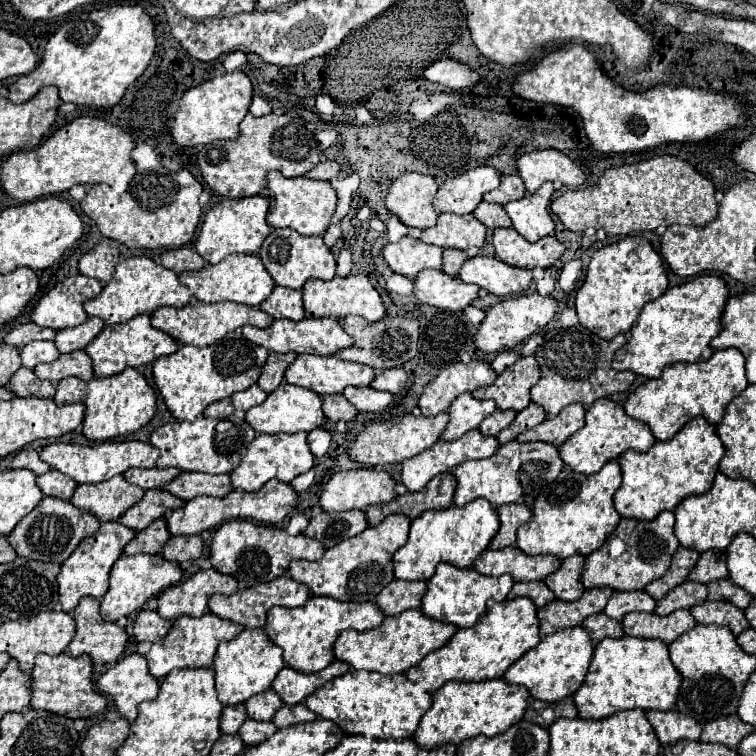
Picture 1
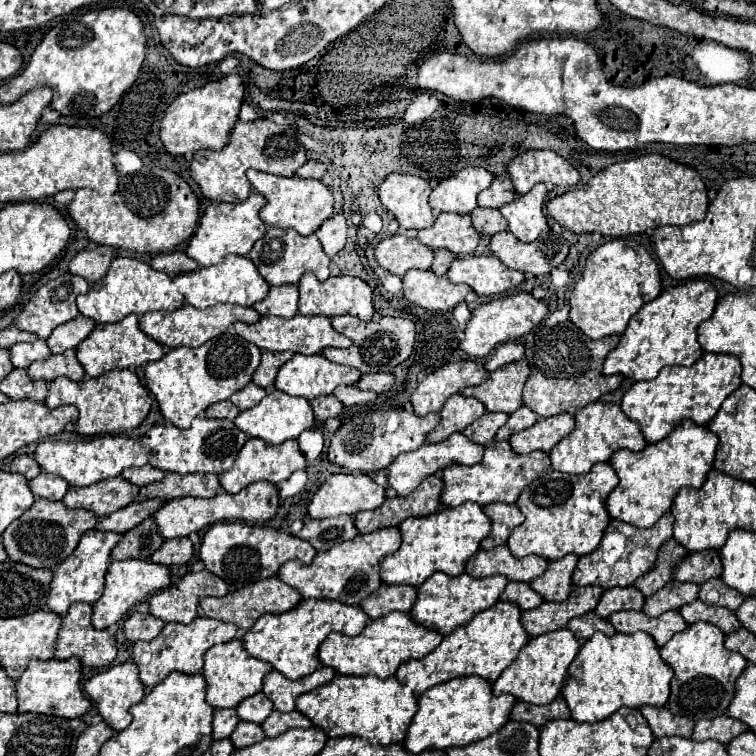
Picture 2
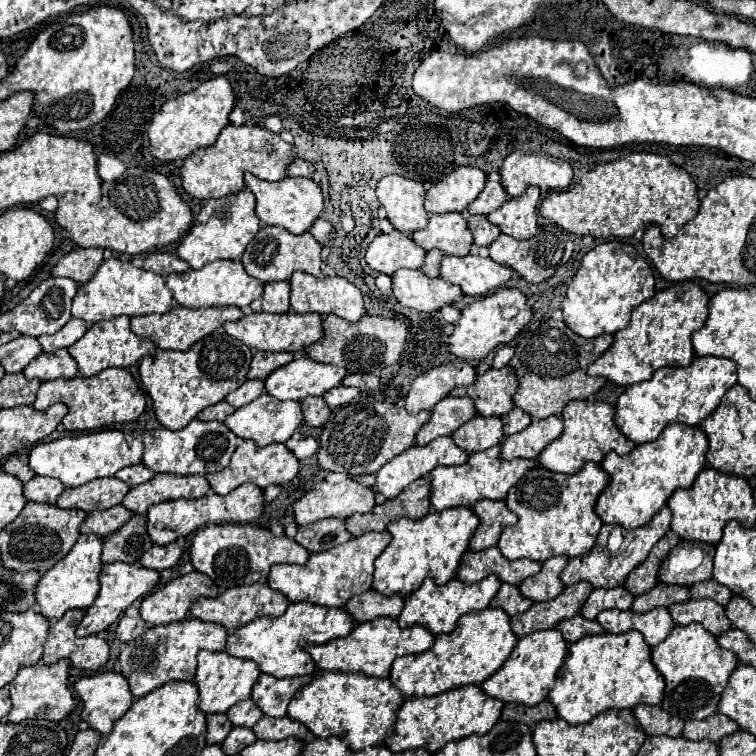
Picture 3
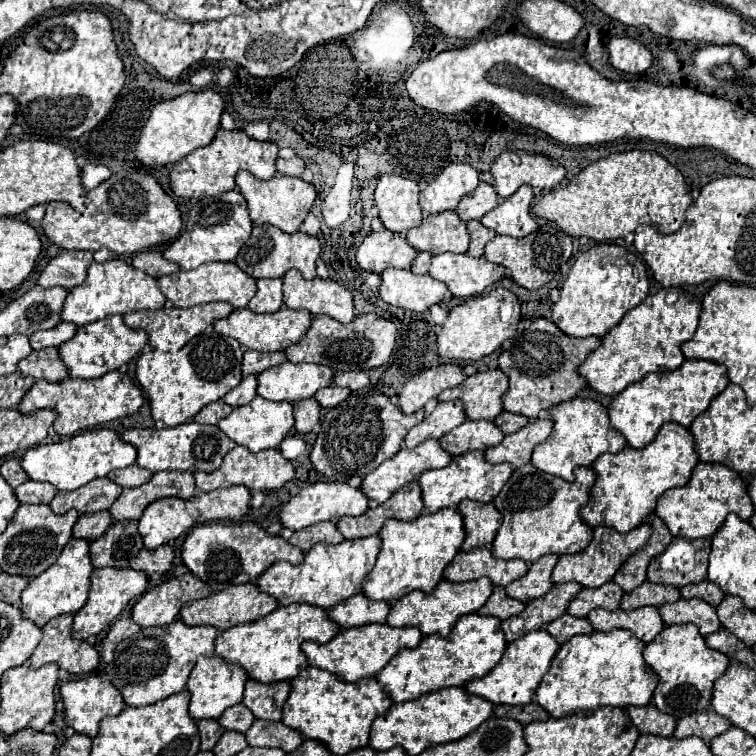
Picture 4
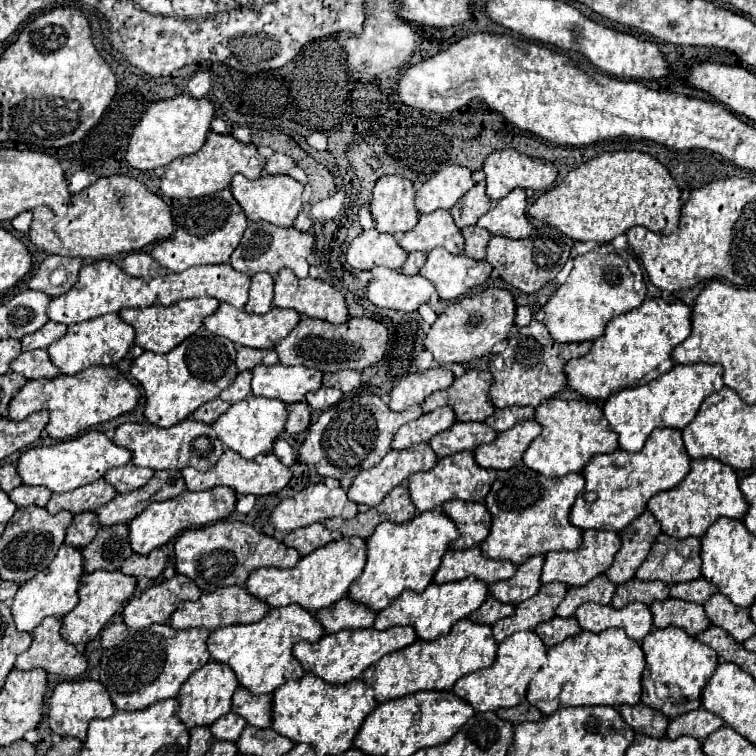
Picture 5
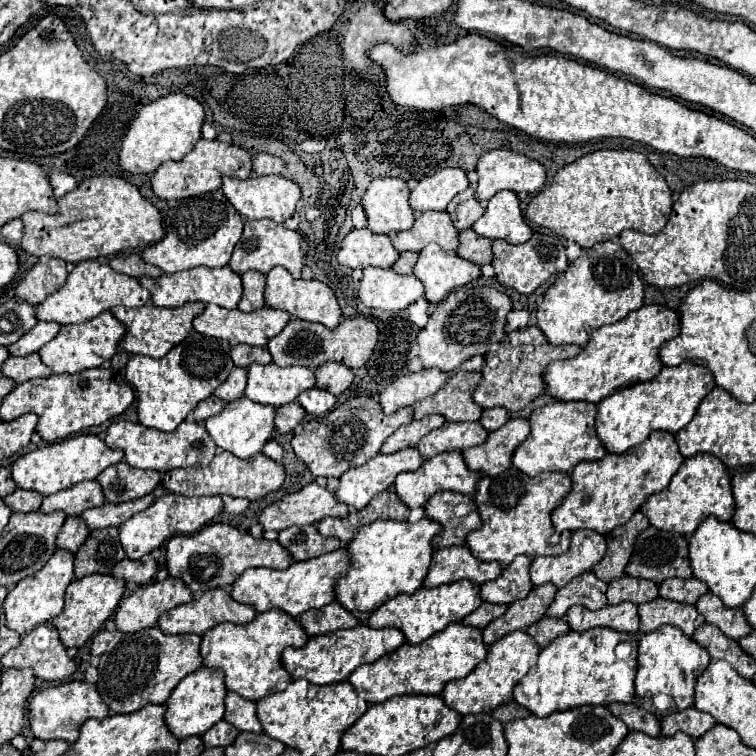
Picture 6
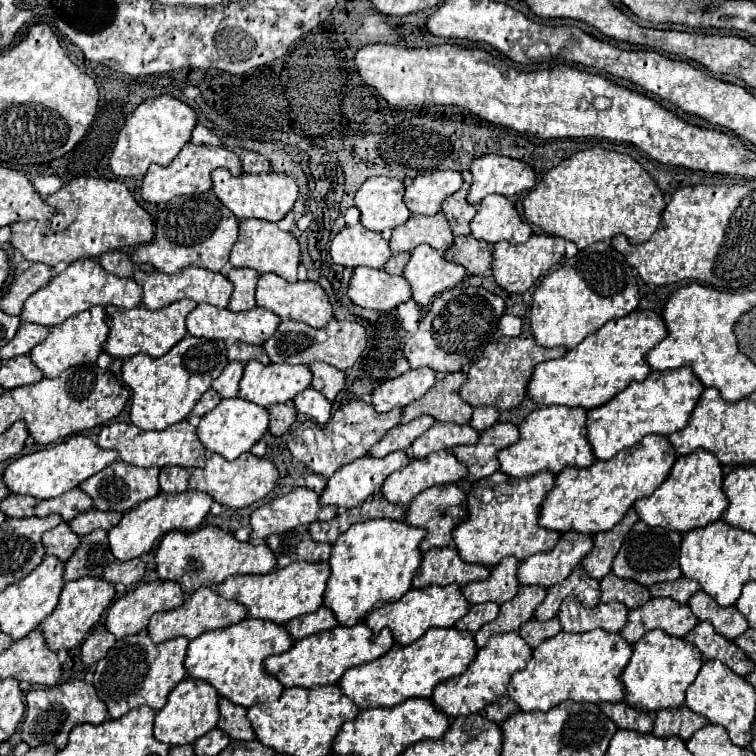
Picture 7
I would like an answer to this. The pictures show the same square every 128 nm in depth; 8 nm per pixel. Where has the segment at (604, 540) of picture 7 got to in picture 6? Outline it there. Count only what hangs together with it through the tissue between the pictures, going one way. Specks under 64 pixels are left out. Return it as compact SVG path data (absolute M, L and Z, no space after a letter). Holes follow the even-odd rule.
M636 512L632 516L632 520L628 520L624 526L614 528L606 540L608 540L608 552L606 556L592 568L592 572L604 580L604 582L612 582L620 576L624 576L624 568L628 566L628 560L634 552L634 542L638 532L644 532L644 528L648 528L650 522L642 512Z

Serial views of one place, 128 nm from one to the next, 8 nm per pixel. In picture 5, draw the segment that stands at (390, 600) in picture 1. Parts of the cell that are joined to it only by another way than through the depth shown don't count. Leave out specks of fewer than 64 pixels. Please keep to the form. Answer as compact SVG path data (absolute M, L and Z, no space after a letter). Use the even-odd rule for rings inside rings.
M342 598L336 604L332 604L330 608L322 608L316 612L316 618L320 620L320 624L324 626L324 630L328 634L346 630L346 628L368 628L374 626L376 620L374 610L370 610L368 606L354 602L352 598Z

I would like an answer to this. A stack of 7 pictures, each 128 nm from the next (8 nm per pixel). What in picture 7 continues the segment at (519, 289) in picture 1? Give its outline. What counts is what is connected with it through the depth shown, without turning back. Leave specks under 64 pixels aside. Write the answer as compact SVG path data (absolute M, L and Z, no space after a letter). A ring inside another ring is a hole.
M420 244L404 268L404 278L412 286L412 298L420 306L428 306L440 292L460 284L466 272L450 260L444 260L444 254L432 250L430 244Z

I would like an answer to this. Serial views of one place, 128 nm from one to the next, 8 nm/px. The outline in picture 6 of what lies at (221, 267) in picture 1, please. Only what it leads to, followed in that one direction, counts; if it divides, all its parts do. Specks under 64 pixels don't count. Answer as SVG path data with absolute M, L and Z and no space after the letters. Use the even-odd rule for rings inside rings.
M228 266L224 268L190 268L184 272L176 272L176 274L162 274L160 278L152 278L148 284L148 290L152 294L152 302L154 306L160 308L176 308L182 306L186 302L212 302L218 304L222 308L236 308L242 296L242 280L238 274L234 274Z

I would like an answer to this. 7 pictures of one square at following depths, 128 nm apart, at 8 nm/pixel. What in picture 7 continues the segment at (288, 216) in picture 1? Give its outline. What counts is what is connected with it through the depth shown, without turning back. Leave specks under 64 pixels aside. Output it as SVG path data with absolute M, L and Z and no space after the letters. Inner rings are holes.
M218 168L212 172L212 180L214 180L214 194L238 220L262 218L262 220L278 222L294 208L294 202L298 198L298 184L290 176L282 176L274 172L232 176L228 170Z

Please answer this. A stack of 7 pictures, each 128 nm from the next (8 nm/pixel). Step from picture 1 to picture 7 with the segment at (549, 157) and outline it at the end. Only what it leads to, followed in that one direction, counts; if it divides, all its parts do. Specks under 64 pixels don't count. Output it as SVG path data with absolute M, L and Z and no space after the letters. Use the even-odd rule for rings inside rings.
M484 154L472 162L474 180L468 202L478 204L488 194L514 196L530 192L536 186L536 172L530 164L500 154Z

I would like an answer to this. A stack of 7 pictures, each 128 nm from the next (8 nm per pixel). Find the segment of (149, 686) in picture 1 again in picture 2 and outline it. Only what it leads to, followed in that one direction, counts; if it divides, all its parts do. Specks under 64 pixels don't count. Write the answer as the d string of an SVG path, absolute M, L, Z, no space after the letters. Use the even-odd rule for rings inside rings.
M132 662L116 664L116 666L110 666L108 670L102 670L102 672L94 674L90 680L84 682L84 690L86 690L88 698L96 704L96 708L102 714L104 722L108 722L118 732L128 728L128 724L132 720L132 714L128 710L134 704L138 704L142 700L142 696L146 696L146 686L140 684L140 676L136 672L136 664L132 664Z

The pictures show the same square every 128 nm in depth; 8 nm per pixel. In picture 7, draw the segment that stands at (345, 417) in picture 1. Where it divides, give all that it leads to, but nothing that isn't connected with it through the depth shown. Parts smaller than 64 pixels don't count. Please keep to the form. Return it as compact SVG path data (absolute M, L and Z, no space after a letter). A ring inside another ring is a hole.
M284 402L284 404L276 404L270 410L270 426L268 430L274 436L282 436L290 430L290 426L296 422L296 408L292 402Z

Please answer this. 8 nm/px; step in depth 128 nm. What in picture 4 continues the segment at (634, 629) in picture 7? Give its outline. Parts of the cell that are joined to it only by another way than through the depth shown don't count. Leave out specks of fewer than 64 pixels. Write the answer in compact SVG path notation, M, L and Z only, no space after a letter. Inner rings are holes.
M678 600L672 604L662 604L658 610L666 626L692 622L700 628L702 636L708 636L722 628L716 616L716 608L710 604L704 604L704 600Z

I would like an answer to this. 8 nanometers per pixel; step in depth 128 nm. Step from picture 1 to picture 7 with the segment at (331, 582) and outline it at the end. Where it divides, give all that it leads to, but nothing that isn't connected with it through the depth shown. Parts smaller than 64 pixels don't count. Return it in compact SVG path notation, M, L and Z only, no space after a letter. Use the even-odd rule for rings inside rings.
M296 562L286 568L272 570L268 574L258 574L258 576L246 574L246 576L226 578L218 586L216 592L228 600L236 600L236 602L244 604L252 618L262 618L262 620L272 620L276 624L286 624L288 620L310 614L324 604L322 594L324 594L328 578L330 578L328 562L320 562L320 564Z

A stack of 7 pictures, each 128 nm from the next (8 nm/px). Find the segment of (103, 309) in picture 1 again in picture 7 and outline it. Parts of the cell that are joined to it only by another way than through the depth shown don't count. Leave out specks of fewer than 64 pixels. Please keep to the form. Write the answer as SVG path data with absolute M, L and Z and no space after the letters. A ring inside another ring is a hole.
M84 258L84 260L72 262L66 270L56 274L46 288L34 292L24 302L24 310L22 310L20 318L24 322L34 322L34 324L42 324L42 326L52 328L52 326L62 324L70 316L76 316L92 306L112 304L118 308L136 308L140 304L140 300L142 300L142 288L132 278L114 276L114 274L106 272L98 260Z

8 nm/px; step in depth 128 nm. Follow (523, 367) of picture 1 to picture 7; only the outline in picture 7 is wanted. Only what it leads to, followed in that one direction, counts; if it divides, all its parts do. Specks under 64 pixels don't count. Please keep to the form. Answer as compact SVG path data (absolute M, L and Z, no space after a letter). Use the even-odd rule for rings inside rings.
M458 370L442 376L426 396L408 404L402 414L402 424L408 424L424 414L434 416L438 422L468 424L474 408L460 400L460 386L468 380L468 374Z

